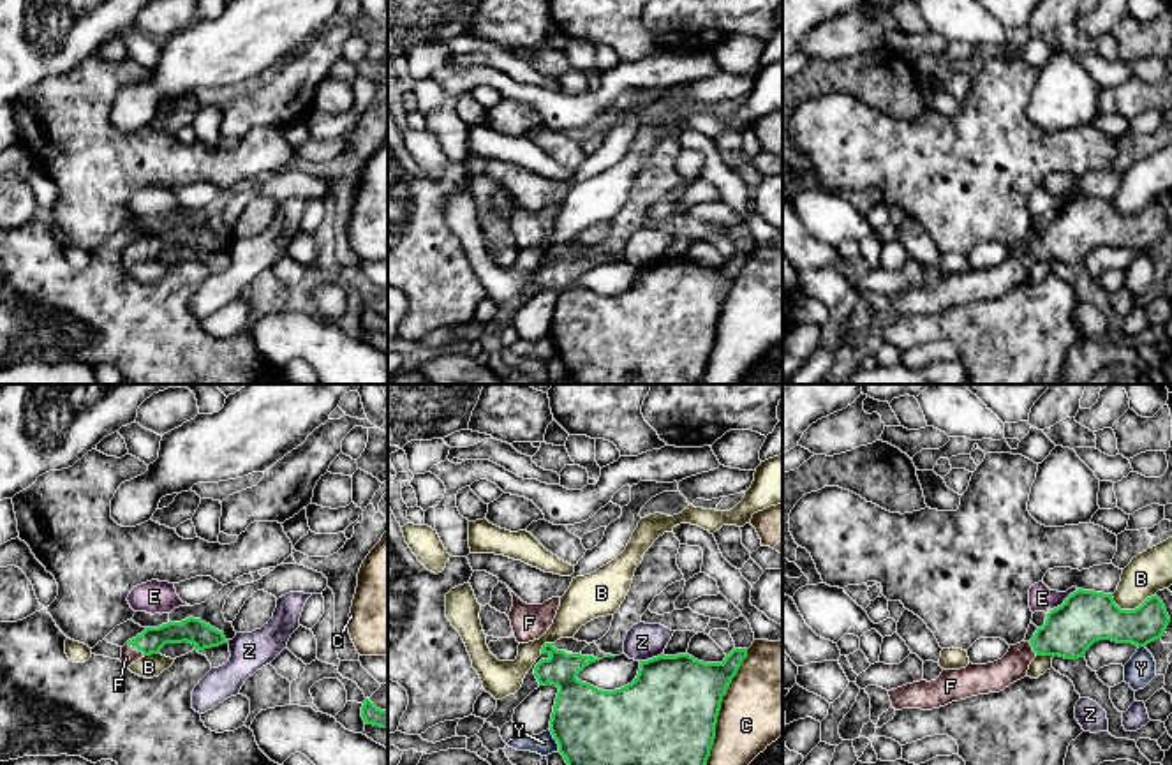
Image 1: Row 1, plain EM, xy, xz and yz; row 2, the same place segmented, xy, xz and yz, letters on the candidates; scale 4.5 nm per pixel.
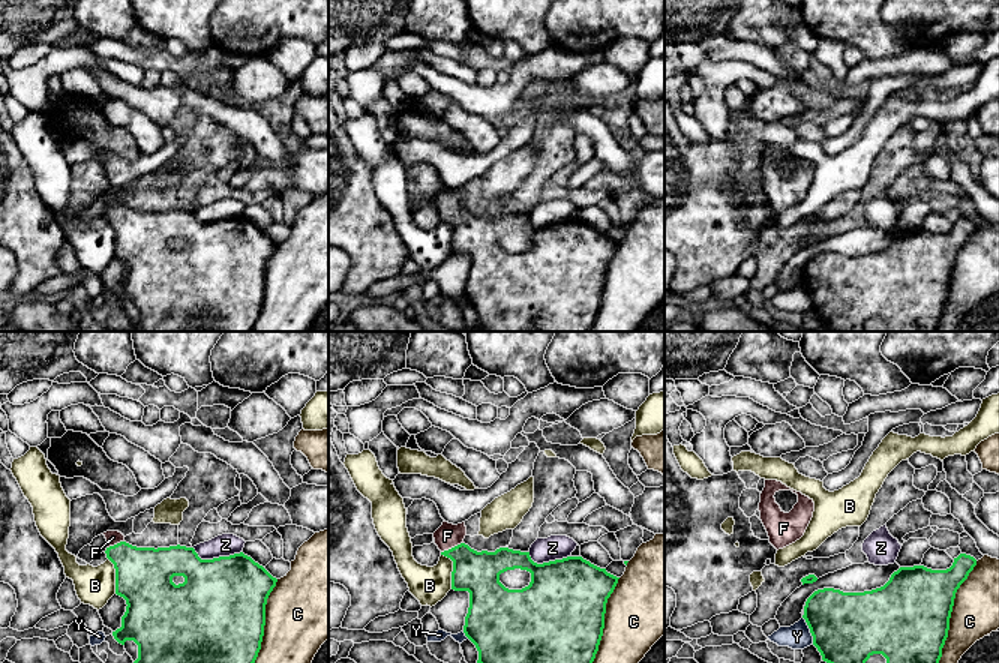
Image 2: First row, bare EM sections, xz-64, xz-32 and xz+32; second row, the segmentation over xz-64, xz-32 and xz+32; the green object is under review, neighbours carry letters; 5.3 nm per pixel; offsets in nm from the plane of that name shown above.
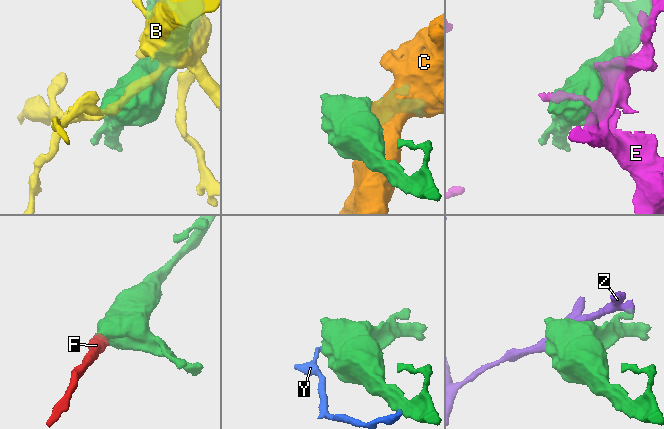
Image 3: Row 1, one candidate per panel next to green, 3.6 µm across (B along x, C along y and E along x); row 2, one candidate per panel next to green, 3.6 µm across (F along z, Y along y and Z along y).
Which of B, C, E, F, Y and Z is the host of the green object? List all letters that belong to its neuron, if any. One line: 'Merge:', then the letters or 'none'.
Merge: F

